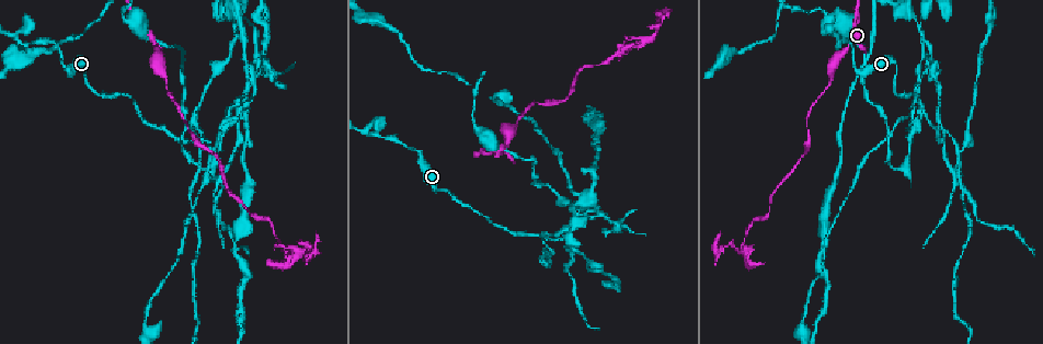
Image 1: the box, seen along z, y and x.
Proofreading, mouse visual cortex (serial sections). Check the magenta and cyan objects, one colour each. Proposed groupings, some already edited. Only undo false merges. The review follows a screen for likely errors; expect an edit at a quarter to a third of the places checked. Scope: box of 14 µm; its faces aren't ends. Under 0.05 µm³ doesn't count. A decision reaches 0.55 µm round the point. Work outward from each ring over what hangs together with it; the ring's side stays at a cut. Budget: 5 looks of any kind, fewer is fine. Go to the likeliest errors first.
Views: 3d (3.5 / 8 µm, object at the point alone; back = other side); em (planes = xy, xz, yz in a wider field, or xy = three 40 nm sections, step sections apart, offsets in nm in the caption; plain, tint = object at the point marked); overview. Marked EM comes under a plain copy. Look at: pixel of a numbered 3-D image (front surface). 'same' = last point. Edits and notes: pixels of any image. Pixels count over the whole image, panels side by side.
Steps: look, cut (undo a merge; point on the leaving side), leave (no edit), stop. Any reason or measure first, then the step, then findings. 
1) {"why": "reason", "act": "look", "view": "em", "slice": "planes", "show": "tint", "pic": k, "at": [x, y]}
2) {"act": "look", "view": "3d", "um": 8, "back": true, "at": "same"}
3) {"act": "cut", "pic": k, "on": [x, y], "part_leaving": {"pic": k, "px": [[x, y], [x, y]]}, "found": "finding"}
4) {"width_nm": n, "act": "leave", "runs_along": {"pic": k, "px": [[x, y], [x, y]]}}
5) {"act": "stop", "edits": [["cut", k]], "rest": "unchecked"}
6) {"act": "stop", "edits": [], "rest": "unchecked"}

{"why": "three arms meet", "act": "look", "view": "3d", "um": 3.5, "pic": 1, "at": [203, 139]}

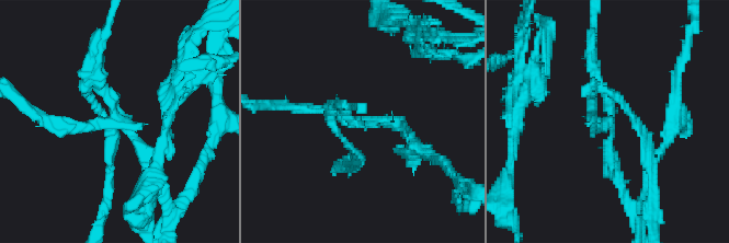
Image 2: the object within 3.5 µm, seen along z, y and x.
{"act": "look", "view": "em", "slice": "xy", "step": 5, "show": "tint", "pic": 2, "at": [609, 120]}

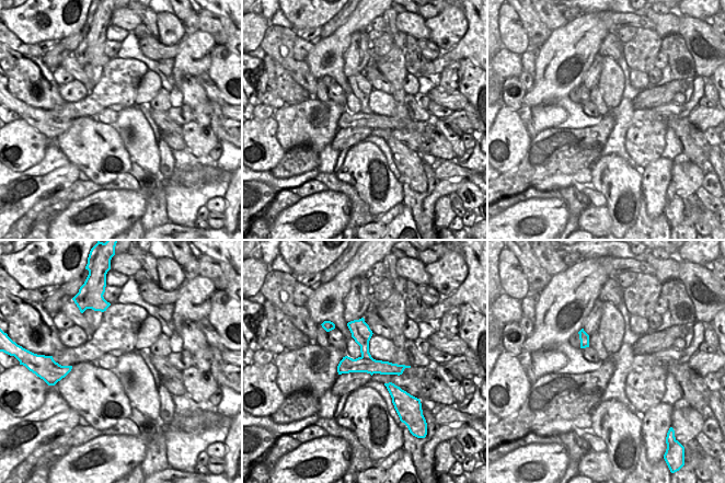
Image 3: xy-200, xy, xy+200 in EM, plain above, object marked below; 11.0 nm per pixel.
{"act": "look", "view": "em", "slice": "xy", "step": 3, "show": "tint", "at": "same"}

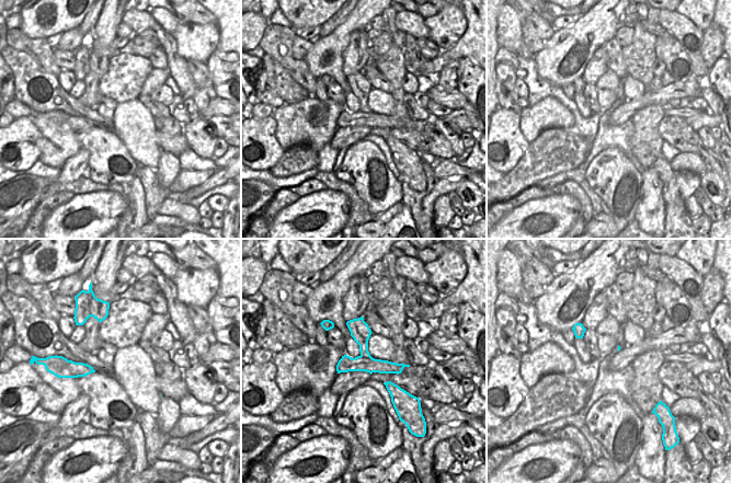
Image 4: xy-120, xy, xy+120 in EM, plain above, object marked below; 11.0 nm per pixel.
{"arms": 3, "act": "cut", "pic": 2, "on": [114, 145], "border": {"pic": 4, "px": [[361, 355], [374, 359]]}, "found": "a second cell is stuck on"}

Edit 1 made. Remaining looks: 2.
{"why": "narrows sharply", "act": "look", "view": "3d", "um": 3.5, "pic": 1, "at": [244, 208]}

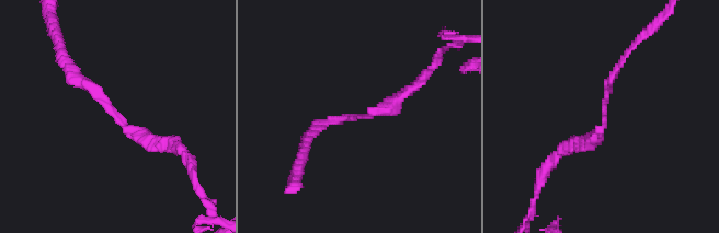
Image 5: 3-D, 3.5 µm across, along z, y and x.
{"why": "shape alone is not enough", "act": "look", "view": "em", "slice": "xy", "step": 1, "show": "tint", "pic": 5, "at": [118, 117]}

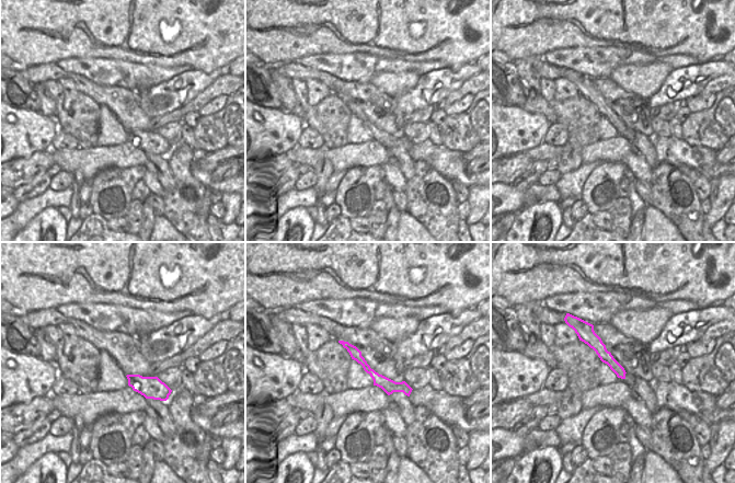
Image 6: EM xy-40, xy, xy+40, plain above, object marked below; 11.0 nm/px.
{"act": "leave", "found": "continuous, no second cell"}

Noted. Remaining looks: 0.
{"act": "stop", "edits": [["cut", 2]], "rest": "unchecked"}

